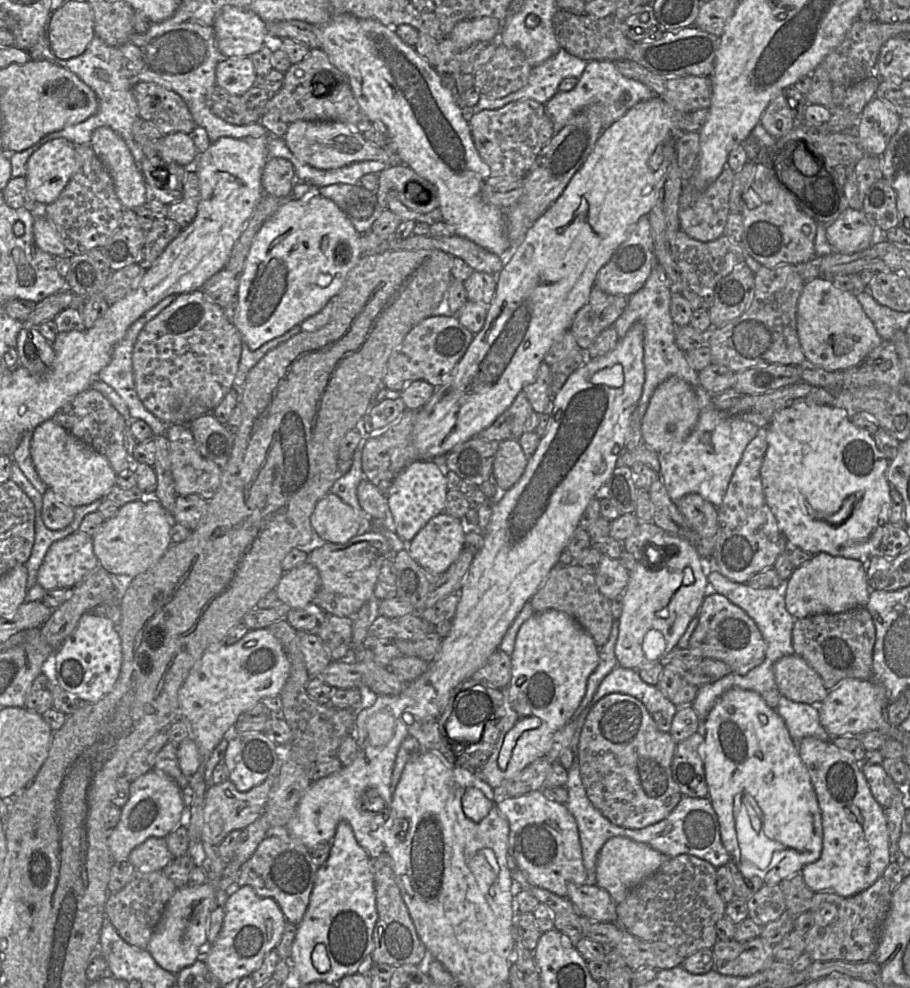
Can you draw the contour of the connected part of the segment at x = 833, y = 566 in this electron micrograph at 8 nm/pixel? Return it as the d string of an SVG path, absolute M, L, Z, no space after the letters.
M817 553L799 567L796 567L783 585L787 611L801 619L820 613L841 613L857 607L866 607L870 588L866 571L859 559Z

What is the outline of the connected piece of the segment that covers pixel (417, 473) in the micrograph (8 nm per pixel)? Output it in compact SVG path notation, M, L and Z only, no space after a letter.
M416 460L394 478L388 489L387 501L395 533L400 540L412 541L432 517L444 512L448 491L445 475L447 471L432 460Z

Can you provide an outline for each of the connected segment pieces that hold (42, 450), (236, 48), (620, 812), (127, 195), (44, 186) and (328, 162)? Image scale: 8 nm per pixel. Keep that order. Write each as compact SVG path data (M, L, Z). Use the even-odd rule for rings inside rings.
M49 419L32 432L31 458L40 479L73 508L103 498L116 485L116 473L106 457Z
M224 6L214 21L217 47L223 58L250 57L265 45L267 24L252 10Z
M610 693L601 698L590 710L584 722L579 739L580 773L588 798L612 823L625 828L644 828L665 819L682 798L678 785L672 776L672 760L677 743L670 732L660 731L645 705L637 698L623 693Z
M102 126L94 130L90 145L109 171L123 208L146 206L150 195L140 164L135 162L123 138L110 127Z
M57 138L41 145L28 159L27 189L39 207L52 204L75 173L75 145Z
M298 120L288 124L283 139L299 161L320 170L340 168L366 160L380 161L387 165L400 163L395 152L387 152L378 145L368 142L361 132L340 121Z

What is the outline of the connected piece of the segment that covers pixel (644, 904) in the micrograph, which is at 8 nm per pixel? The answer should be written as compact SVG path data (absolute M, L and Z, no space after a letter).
M689 854L669 858L617 904L616 922L640 939L661 942L673 947L683 959L698 950L712 949L717 941L716 923L725 915L727 904L717 891L716 869L709 862Z

